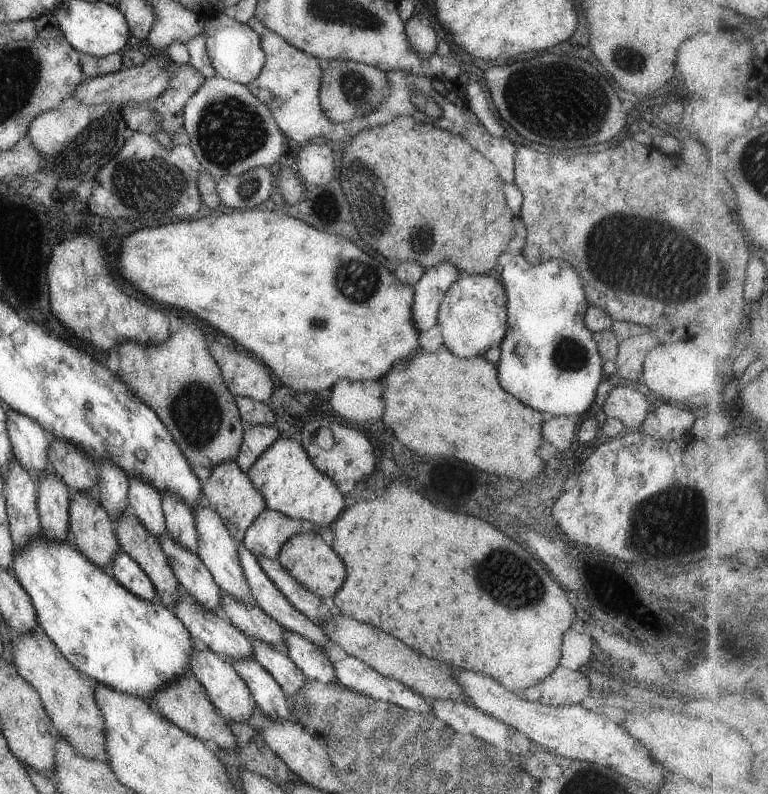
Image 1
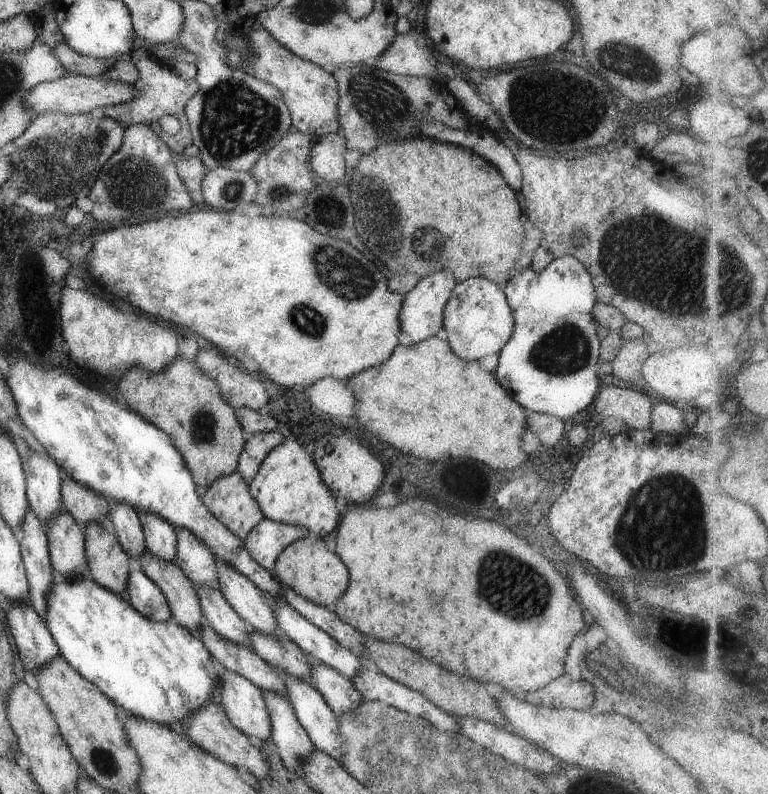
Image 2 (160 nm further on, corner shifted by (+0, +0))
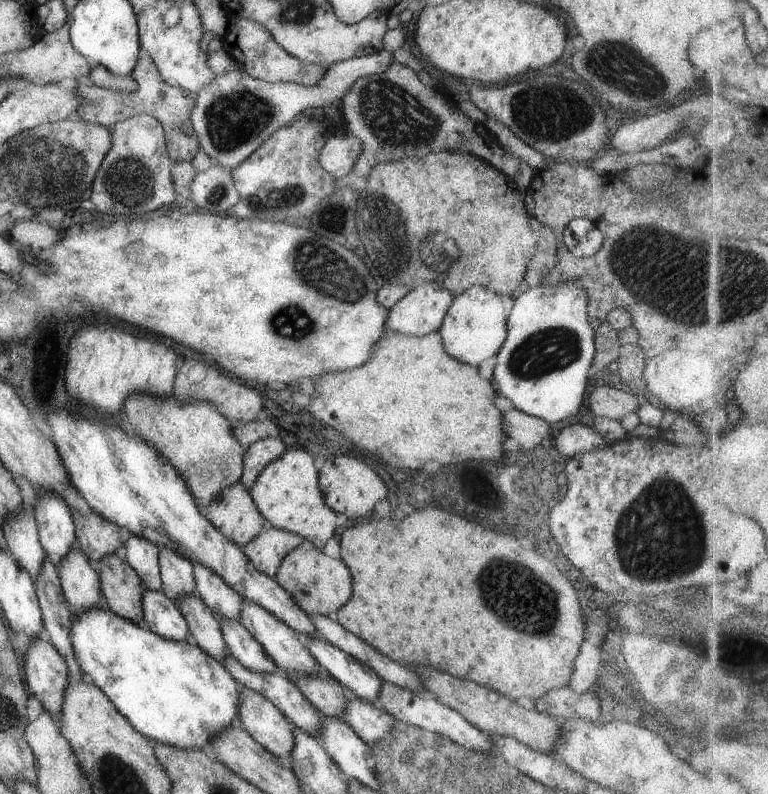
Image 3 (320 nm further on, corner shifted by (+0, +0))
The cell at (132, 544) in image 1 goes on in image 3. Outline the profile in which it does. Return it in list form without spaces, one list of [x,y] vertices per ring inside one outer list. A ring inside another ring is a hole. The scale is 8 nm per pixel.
[[[196,595],[173,602],[185,619],[197,647],[222,663],[229,652],[221,634],[220,620],[214,612]]]

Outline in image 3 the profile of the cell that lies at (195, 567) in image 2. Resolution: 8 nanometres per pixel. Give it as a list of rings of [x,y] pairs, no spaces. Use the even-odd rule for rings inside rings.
[[[191,563],[195,595],[199,597],[218,617],[218,619],[239,620],[241,598],[228,584],[202,564]]]

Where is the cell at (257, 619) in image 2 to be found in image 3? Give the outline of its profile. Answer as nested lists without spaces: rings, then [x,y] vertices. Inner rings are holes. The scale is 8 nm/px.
[[[241,599],[240,623],[247,629],[247,632],[263,647],[265,654],[275,663],[278,673],[290,673],[297,677],[308,677],[319,668],[316,660],[308,651],[308,640],[305,636],[296,633],[292,628],[284,625],[272,614],[263,610],[251,601]]]

